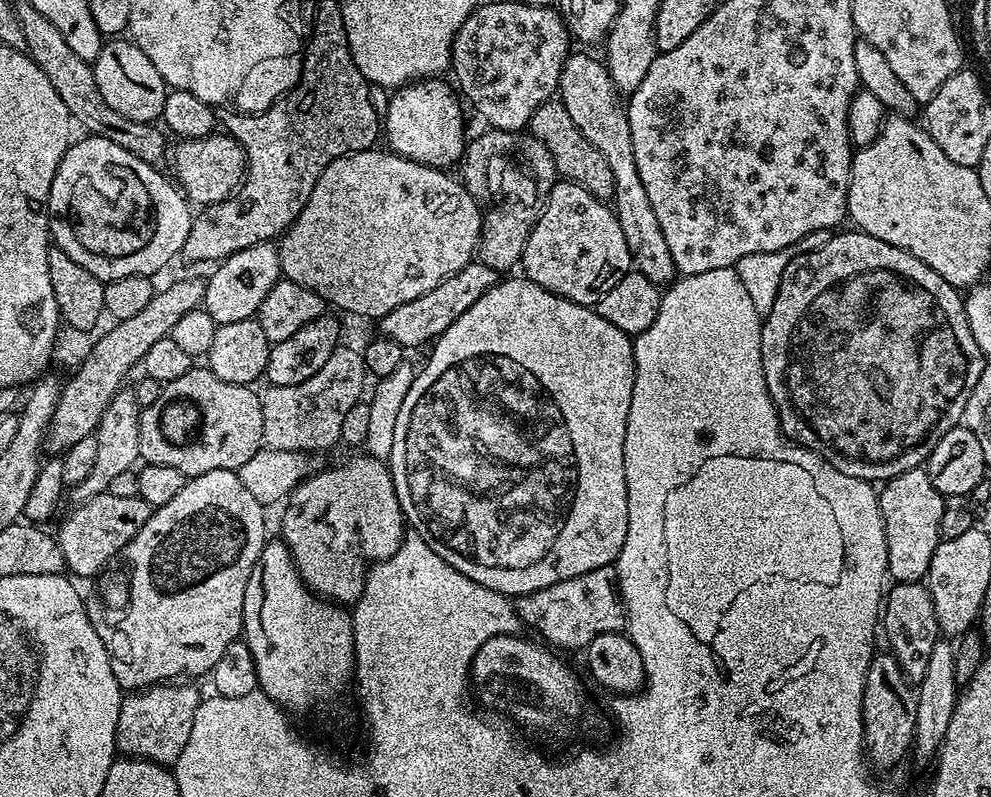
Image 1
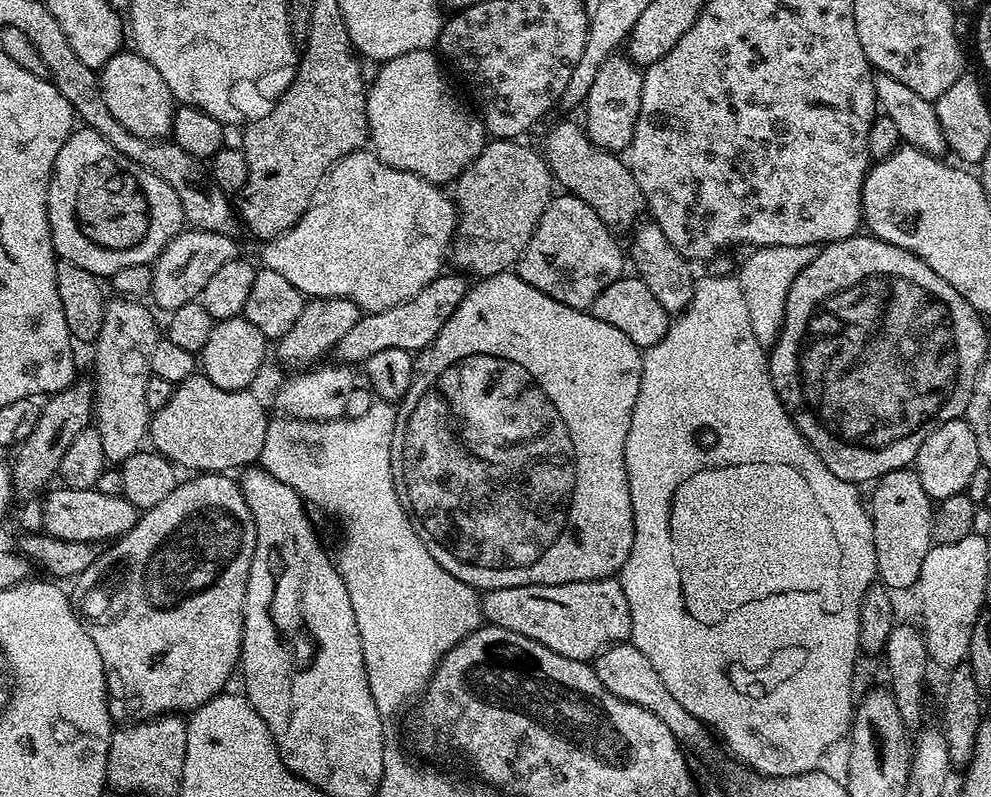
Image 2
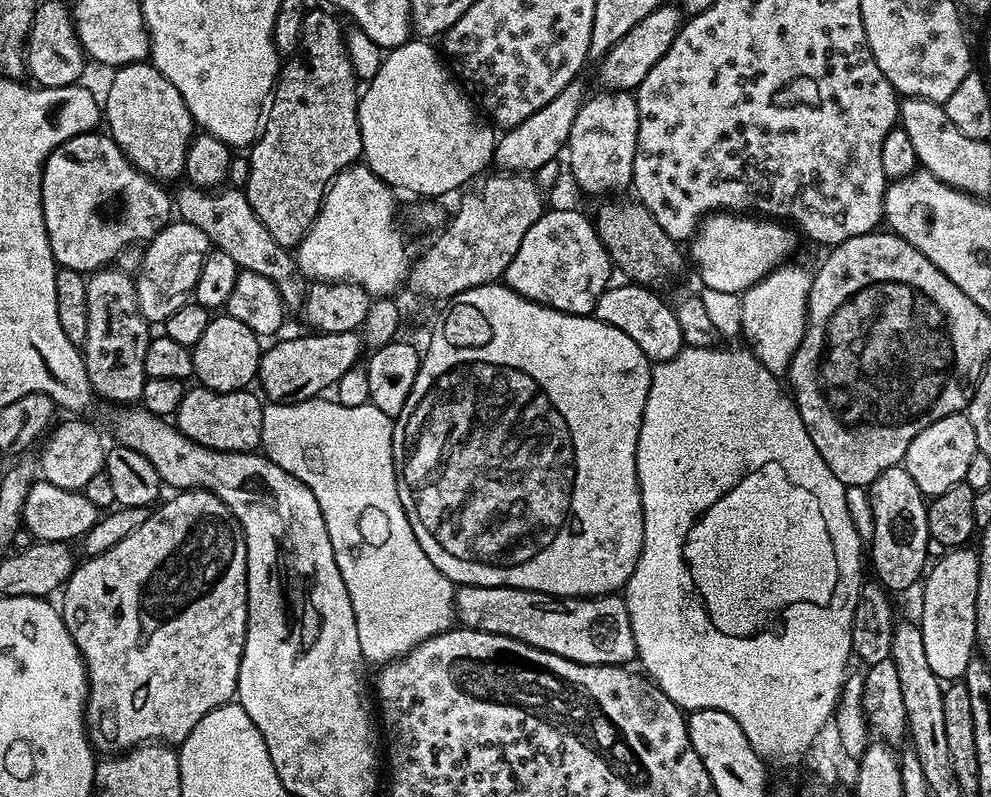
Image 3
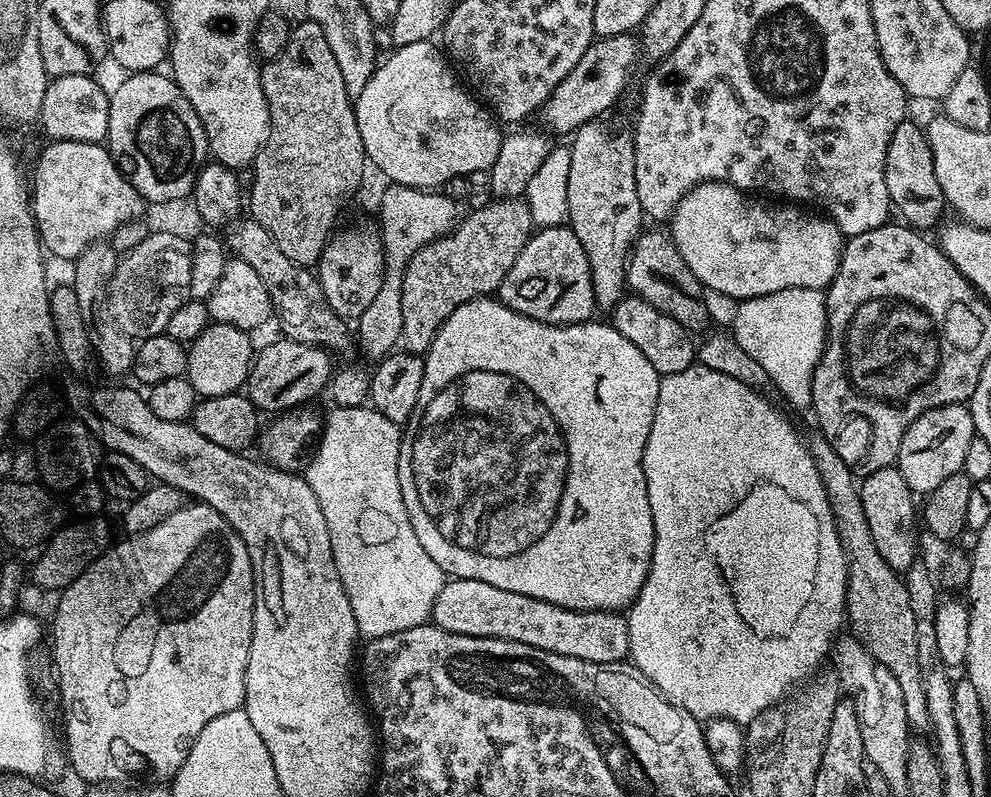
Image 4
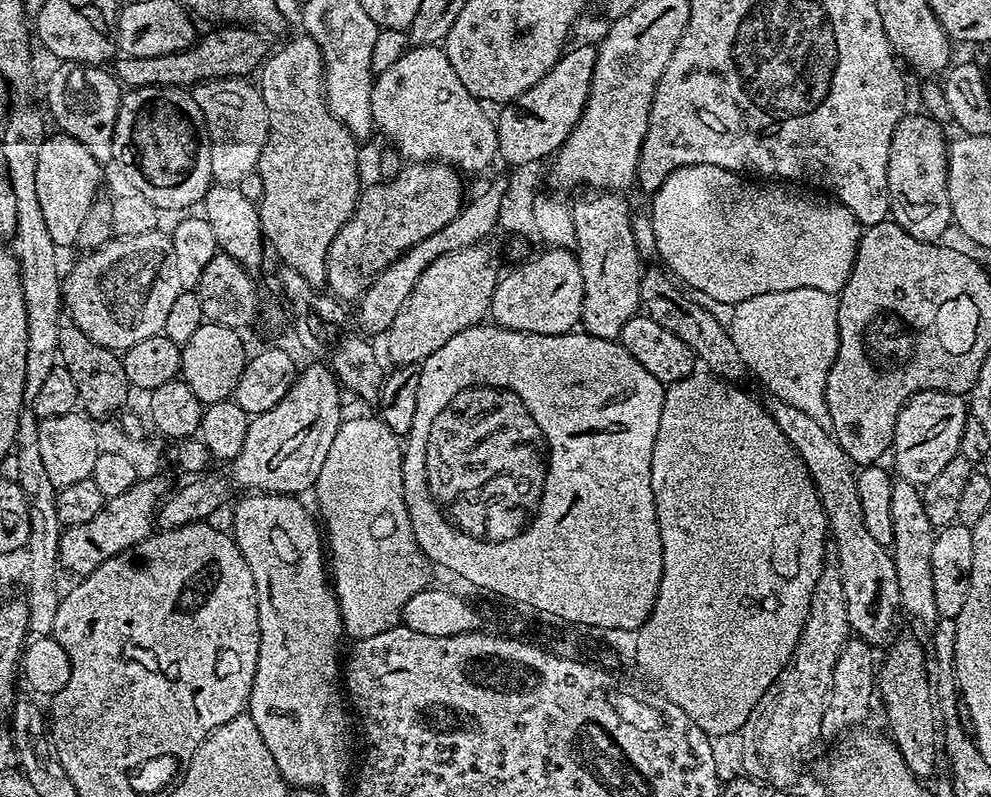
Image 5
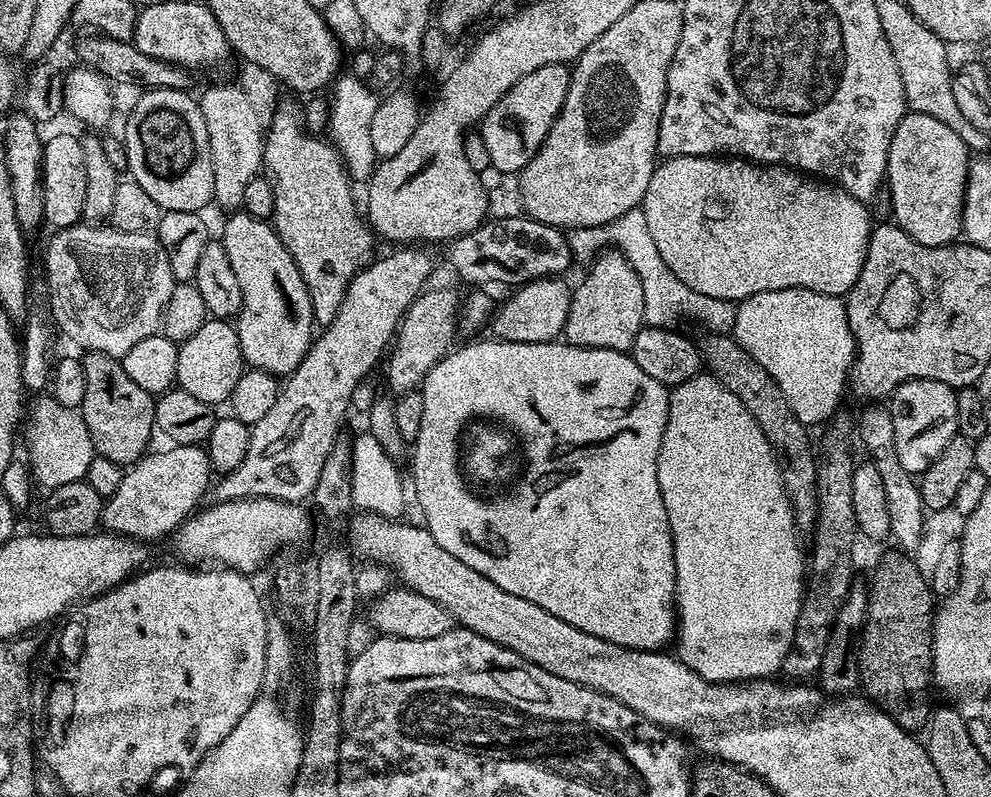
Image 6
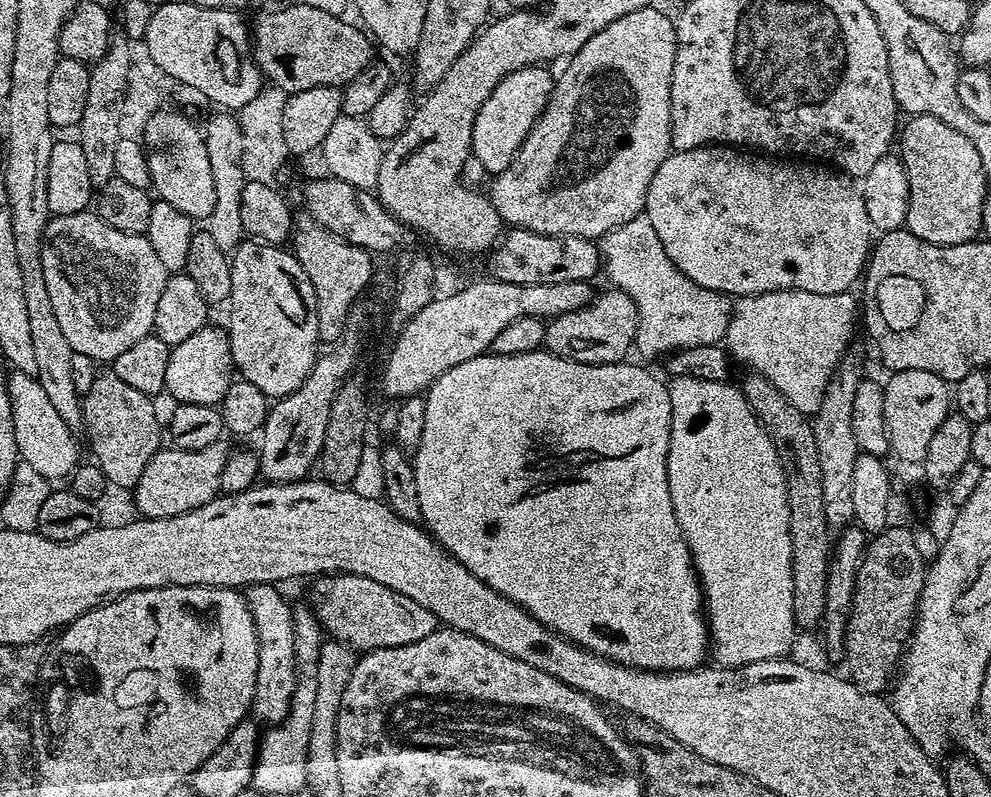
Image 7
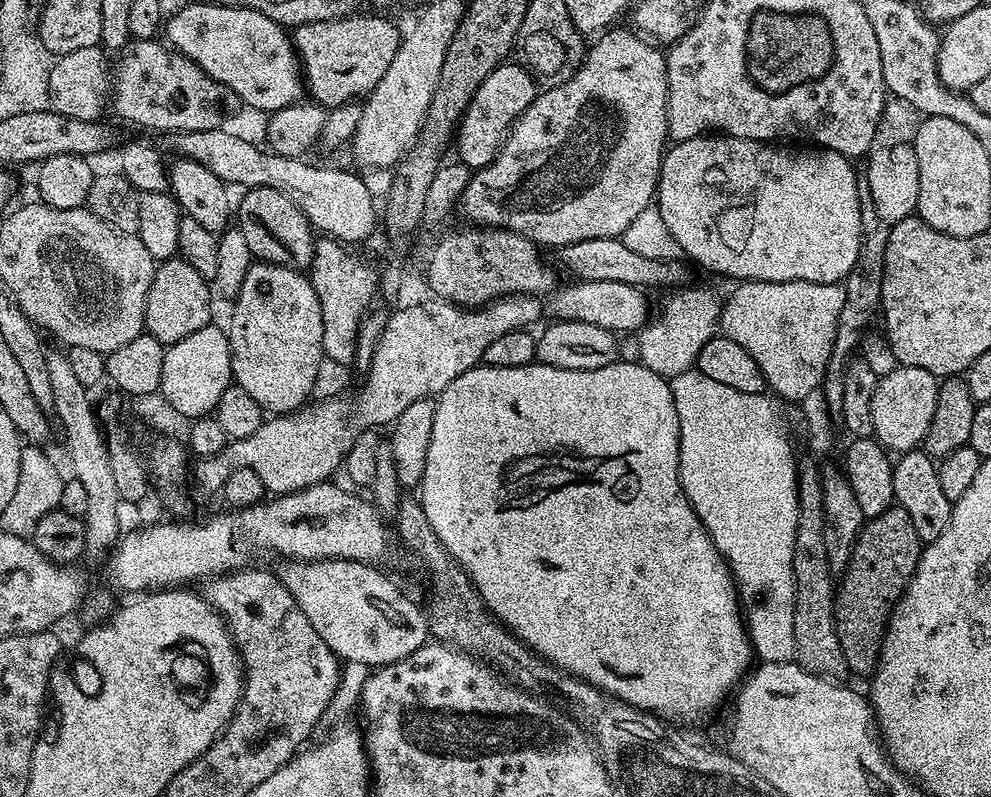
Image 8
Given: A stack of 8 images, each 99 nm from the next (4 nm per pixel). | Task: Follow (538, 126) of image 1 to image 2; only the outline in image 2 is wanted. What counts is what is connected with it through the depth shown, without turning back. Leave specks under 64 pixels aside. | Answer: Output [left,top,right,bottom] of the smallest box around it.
[542,120,646,233]

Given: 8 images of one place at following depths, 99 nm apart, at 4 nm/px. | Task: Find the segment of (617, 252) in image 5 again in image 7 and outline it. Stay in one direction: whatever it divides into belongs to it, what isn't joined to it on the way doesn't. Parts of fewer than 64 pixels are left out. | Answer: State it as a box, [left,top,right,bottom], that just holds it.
[544,290,638,364]

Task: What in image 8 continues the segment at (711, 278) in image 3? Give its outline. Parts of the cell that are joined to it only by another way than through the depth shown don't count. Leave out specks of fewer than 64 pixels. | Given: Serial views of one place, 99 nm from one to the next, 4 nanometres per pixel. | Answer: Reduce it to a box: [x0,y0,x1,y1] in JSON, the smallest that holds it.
[654,134,860,284]

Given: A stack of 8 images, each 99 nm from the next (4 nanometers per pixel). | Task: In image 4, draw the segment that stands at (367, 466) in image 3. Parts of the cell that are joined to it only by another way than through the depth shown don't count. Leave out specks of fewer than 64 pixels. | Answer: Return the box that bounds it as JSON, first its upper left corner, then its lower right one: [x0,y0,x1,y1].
[302,406,446,640]

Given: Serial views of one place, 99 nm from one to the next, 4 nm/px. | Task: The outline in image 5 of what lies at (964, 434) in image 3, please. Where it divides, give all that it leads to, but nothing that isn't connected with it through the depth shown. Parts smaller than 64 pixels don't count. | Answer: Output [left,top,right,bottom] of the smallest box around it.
[890,390,970,486]

